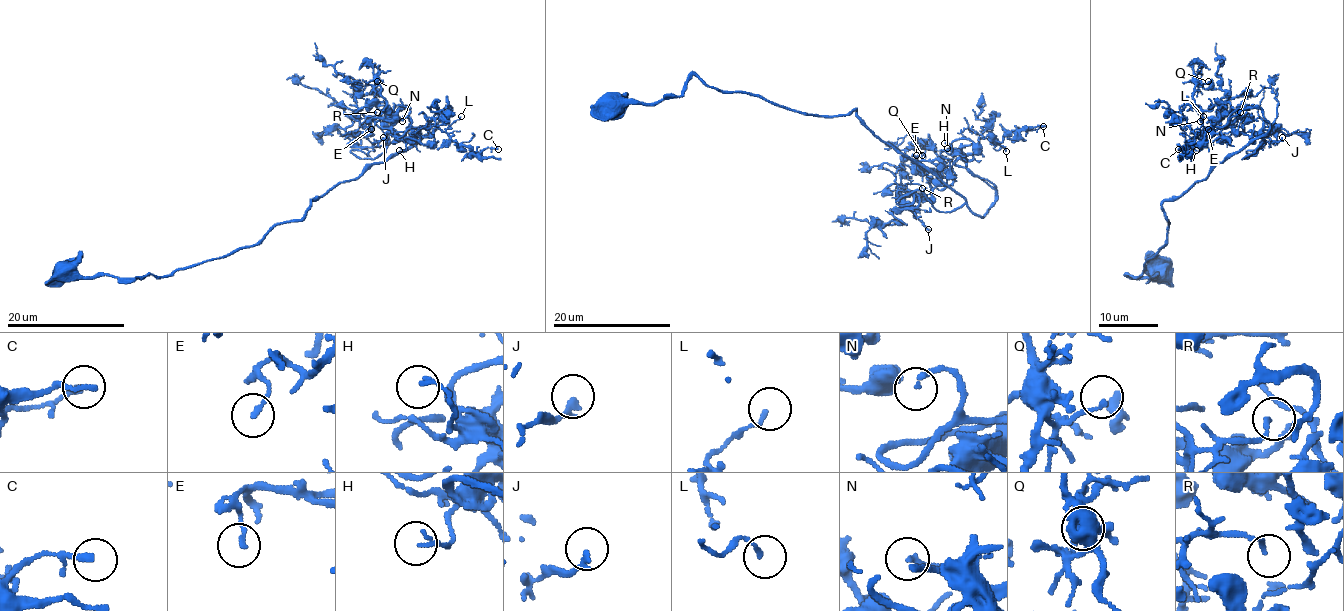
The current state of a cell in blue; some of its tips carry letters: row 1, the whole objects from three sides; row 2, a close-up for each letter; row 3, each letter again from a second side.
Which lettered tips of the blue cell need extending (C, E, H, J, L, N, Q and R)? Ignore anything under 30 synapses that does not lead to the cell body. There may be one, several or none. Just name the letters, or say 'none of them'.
N

